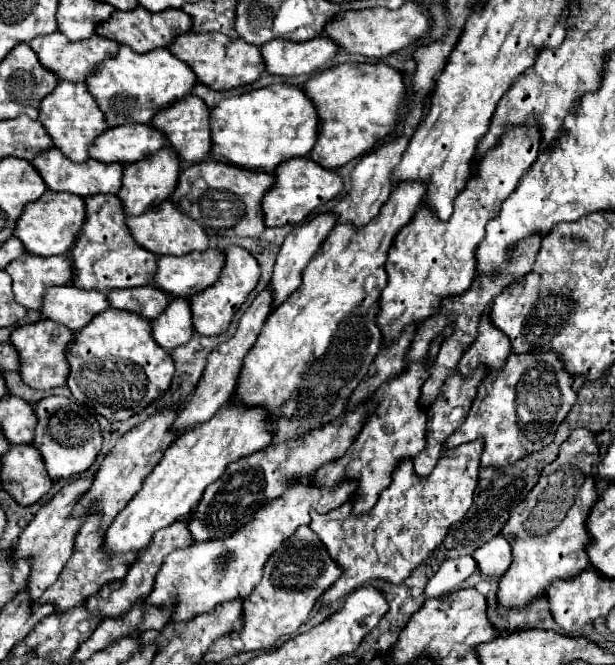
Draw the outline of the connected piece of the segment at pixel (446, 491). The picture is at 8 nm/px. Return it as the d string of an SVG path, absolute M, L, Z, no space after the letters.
M471 441L451 449L451 453L443 453L439 465L435 465L427 479L411 473L411 461L401 461L393 473L391 485L381 493L371 513L351 517L349 501L331 513L313 517L309 527L319 535L331 559L343 571L341 585L333 585L321 597L321 603L331 605L371 581L401 585L437 549L437 545L441 545L447 529L469 511L477 487L481 451L483 441Z

